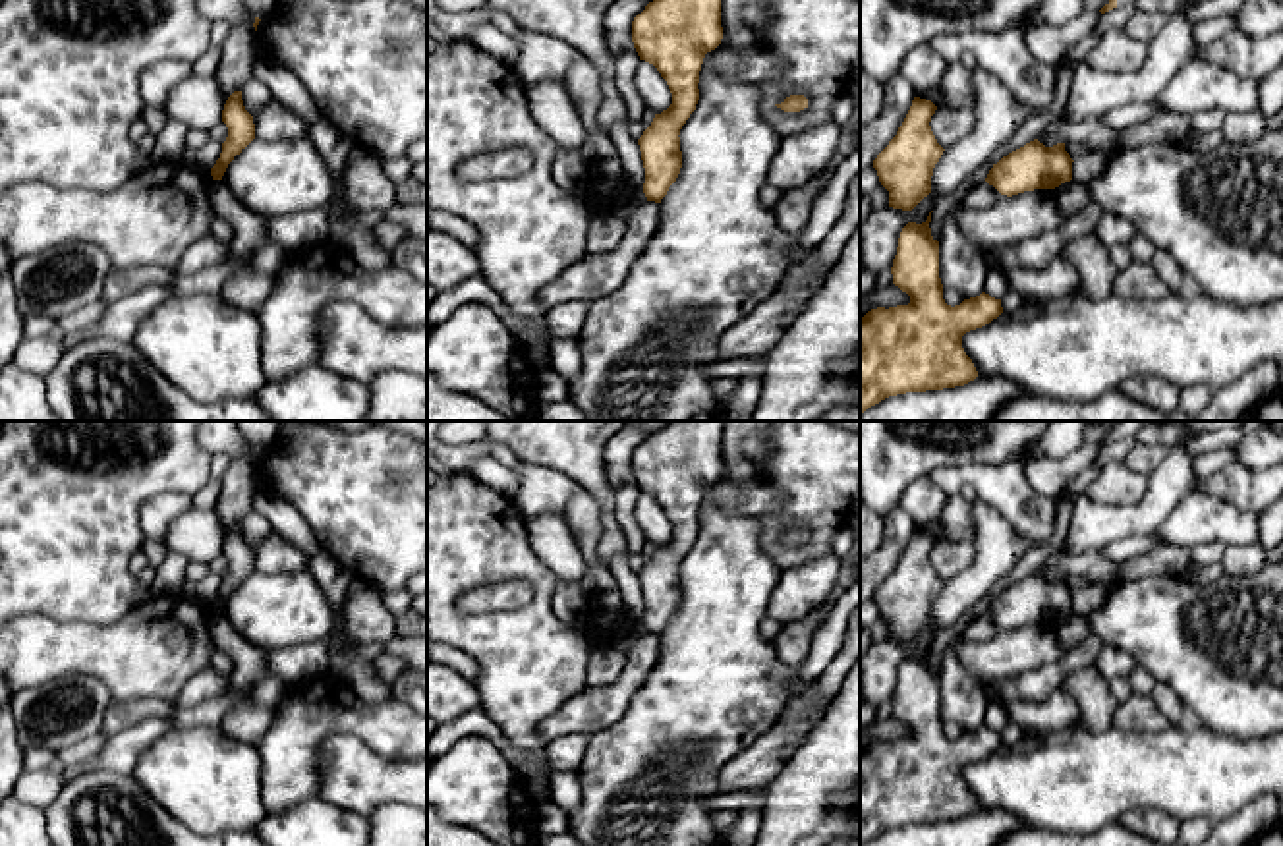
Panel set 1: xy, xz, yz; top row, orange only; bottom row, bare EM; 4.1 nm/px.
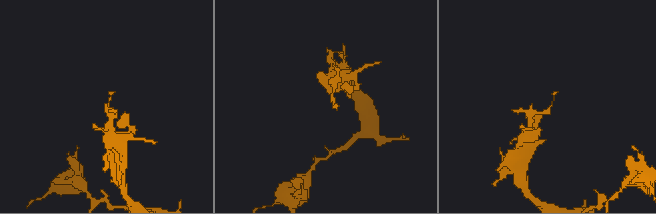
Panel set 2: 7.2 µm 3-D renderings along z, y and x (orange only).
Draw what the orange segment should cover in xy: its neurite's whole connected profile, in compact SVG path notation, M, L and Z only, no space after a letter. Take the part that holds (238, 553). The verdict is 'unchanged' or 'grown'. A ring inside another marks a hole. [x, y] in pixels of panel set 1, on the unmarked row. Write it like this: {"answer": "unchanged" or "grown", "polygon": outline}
{"answer": "unchanged", "polygon": "M234 523L222 543L222 554L228 560L228 570L222 576L222 585L211 601L213 612L222 612L228 597L255 572L253 549L245 543L242 523Z"}

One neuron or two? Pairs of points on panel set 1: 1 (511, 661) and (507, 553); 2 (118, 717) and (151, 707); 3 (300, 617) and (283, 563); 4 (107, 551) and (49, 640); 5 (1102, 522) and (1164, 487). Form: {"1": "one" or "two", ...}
{"1": "one", "2": "one", "3": "two", "4": "two", "5": "one"}

